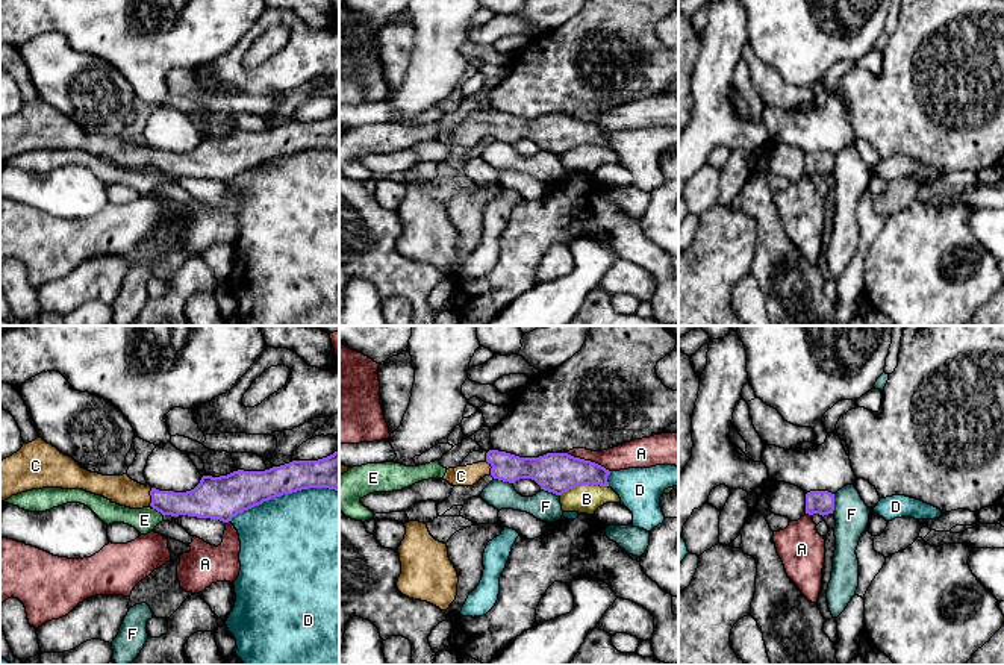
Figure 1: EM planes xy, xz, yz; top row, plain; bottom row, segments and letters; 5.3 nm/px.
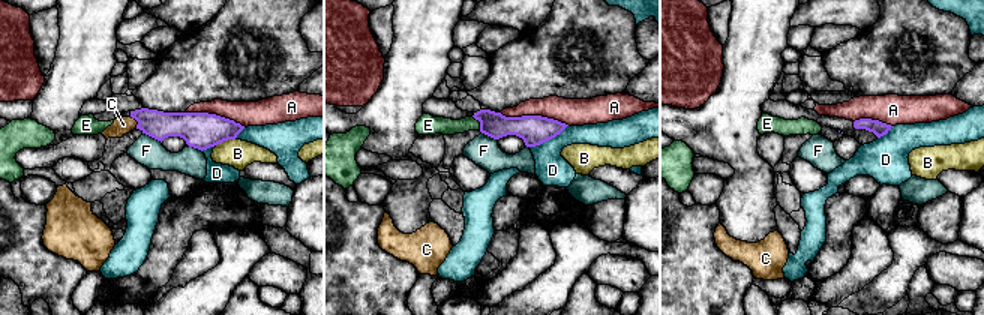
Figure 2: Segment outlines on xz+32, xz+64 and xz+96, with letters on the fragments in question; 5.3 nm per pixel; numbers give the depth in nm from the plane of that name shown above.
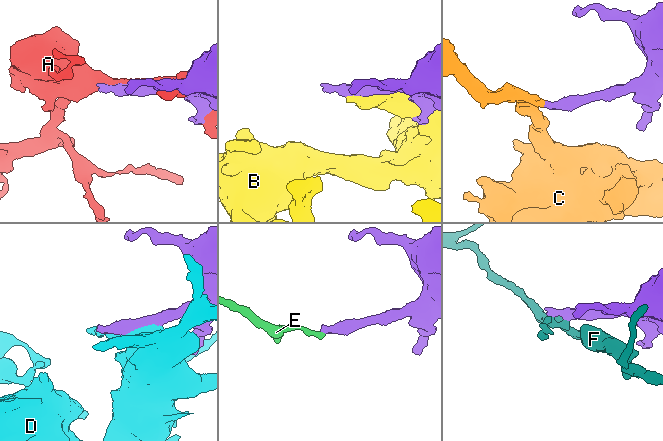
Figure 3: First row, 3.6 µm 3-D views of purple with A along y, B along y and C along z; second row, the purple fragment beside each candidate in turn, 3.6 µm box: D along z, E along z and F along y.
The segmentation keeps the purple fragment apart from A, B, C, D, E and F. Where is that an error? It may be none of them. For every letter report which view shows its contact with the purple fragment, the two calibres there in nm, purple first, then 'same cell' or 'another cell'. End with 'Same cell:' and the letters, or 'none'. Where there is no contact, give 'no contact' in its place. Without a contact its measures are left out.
A: meets purple in xz; 220 nm thick on the purple side, 140 nm on the other; another cell
B: meets purple in xz; 220 nm thick on the purple side, 160 nm on the other; another cell
C: meets purple in xy; 160 nm thick on the purple side, 160 nm on the other; same cell
D: meets purple in xy; 220 nm thick on the purple side, 480 nm on the other; another cell
E: meets purple in xy; 180 nm thick on the purple side, 130 nm on the other; another cell
F: meets purple in xz; 180 nm thick on the purple side, 150 nm on the other; another cell
Same cell: C

